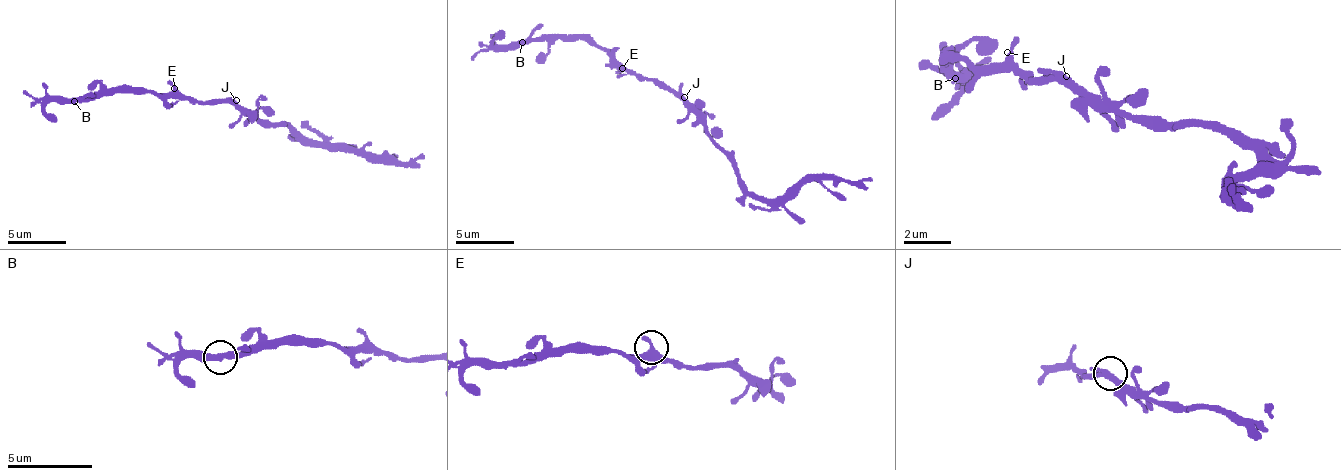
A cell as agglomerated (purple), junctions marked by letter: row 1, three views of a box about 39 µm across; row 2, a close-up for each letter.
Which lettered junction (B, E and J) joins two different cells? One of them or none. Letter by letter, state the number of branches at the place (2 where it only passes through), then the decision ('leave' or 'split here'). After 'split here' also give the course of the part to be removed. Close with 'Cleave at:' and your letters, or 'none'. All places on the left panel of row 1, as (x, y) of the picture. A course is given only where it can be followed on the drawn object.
B: branches 3; leave
E: branches 3; leave
J: branches 3; leave
Cleave at: none

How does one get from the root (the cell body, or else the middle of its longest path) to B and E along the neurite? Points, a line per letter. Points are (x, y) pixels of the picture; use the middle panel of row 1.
B: (687, 106), (672, 91), (660, 88), (652, 79), (628, 74), (605, 50), (581, 38), (522, 41)
E: (687, 106), (672, 91), (660, 88), (652, 79), (640, 79), (622, 68)

